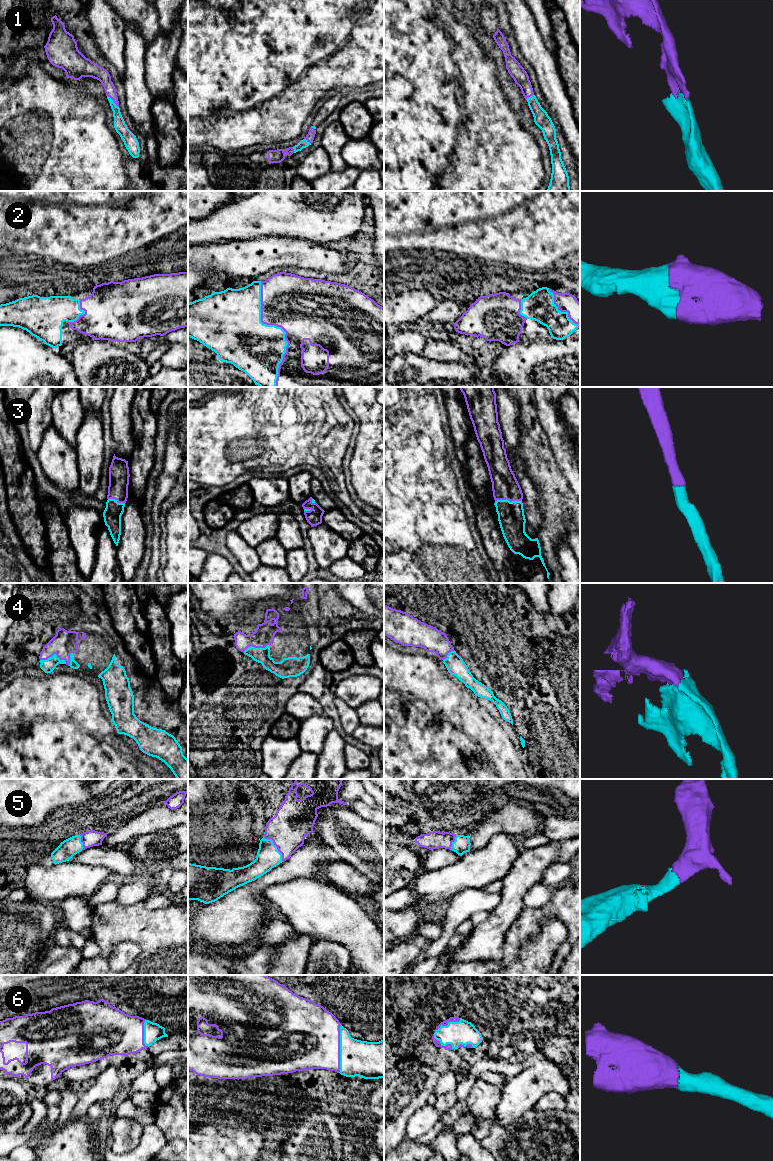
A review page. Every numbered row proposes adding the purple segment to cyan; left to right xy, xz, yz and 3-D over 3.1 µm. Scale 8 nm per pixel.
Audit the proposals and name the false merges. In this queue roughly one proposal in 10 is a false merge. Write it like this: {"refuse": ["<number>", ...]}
{"refuse": []}

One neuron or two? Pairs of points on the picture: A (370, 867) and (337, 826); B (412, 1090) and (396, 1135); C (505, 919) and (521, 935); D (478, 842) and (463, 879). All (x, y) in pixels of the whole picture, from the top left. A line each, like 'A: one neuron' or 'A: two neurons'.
A: one neuron
B: one neuron
C: two neurons
D: two neurons

